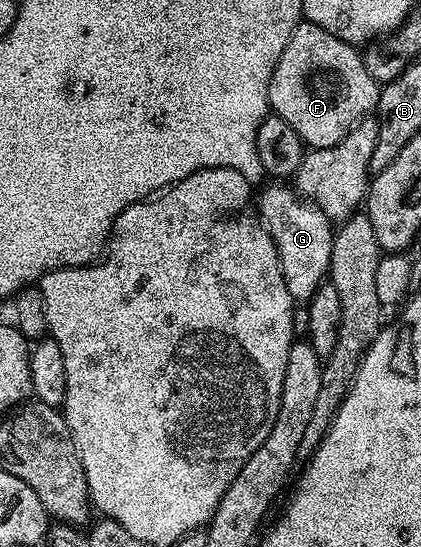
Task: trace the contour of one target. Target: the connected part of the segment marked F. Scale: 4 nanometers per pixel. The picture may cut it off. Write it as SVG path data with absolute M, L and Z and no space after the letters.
M303 21L281 53L269 81L270 110L301 137L308 148L337 145L376 110L380 84L369 77L358 46L341 41L333 33Z

